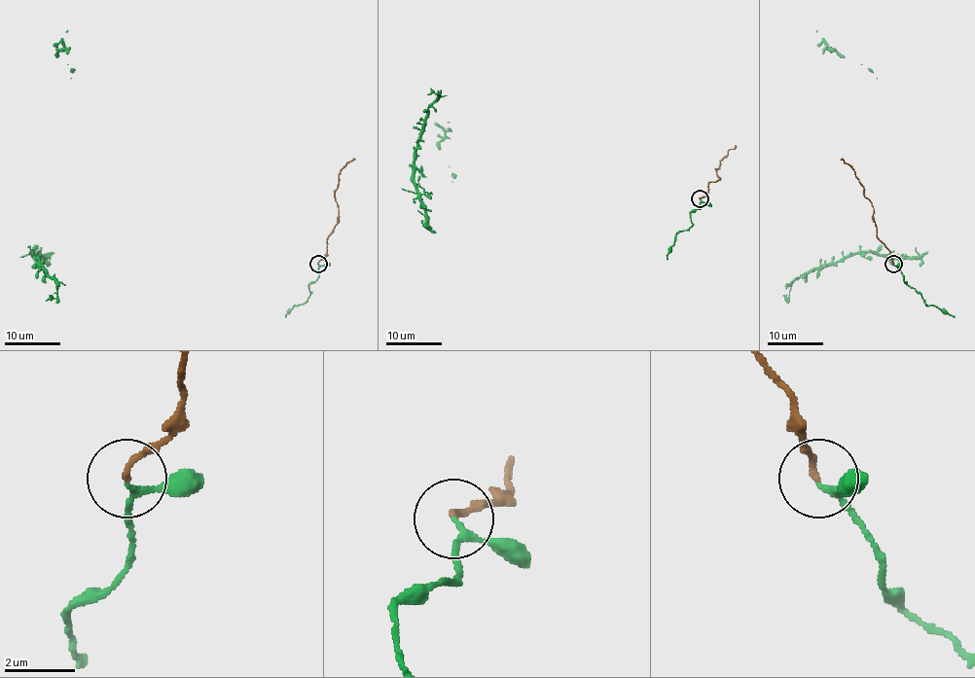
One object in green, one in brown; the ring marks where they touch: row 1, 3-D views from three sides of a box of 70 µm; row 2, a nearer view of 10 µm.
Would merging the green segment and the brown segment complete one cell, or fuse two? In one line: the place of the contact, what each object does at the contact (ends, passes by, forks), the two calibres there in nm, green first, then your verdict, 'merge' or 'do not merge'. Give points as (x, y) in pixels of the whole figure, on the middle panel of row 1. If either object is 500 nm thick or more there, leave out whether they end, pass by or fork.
at (700, 198); green passes by; brown ends there; 150 nm thick on the green side, 170 nm on the other; merge

